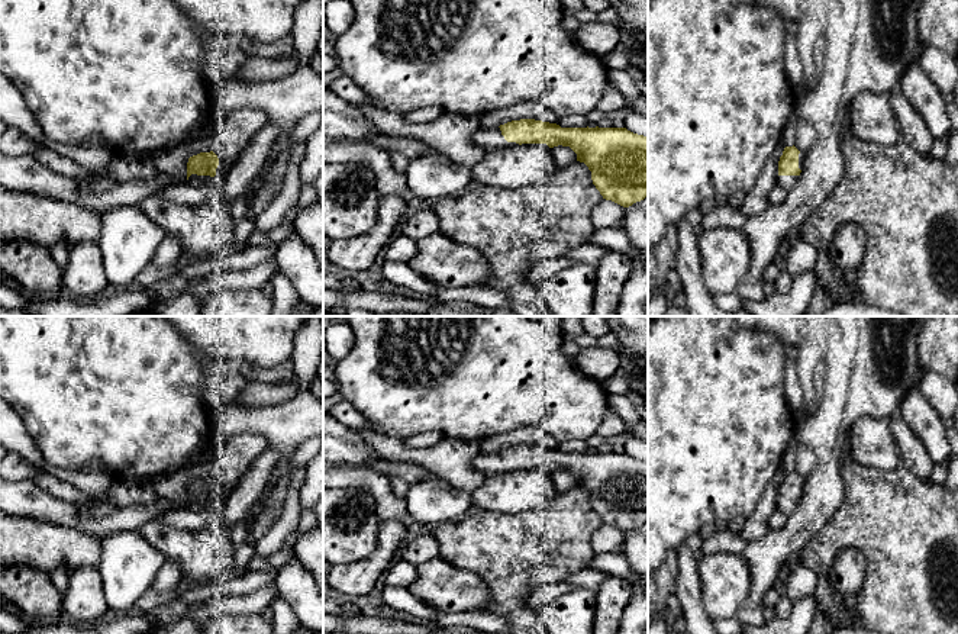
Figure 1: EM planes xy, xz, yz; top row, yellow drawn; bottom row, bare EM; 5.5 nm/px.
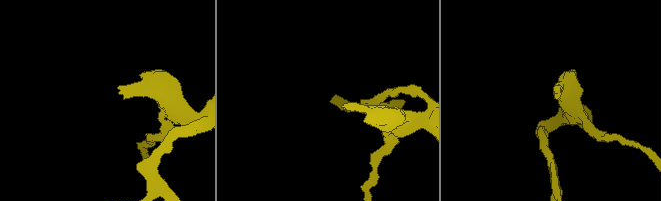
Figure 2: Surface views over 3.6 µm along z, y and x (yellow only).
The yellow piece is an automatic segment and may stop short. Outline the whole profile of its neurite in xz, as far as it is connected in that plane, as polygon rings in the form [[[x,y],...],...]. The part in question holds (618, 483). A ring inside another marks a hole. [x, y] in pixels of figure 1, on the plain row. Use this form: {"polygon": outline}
{"polygon": [[[520,444],[499,453],[478,453],[471,469],[493,476],[522,469],[570,472],[591,496],[603,524],[629,532],[648,521],[648,460],[626,453],[561,453],[557,448]]]}

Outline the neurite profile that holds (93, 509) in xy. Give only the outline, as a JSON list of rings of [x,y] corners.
[[[80,502],[77,506],[90,518],[106,516],[117,509],[116,505],[107,502]]]

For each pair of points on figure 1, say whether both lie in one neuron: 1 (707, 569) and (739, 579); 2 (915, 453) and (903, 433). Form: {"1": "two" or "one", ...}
{"1": "one", "2": "one"}

